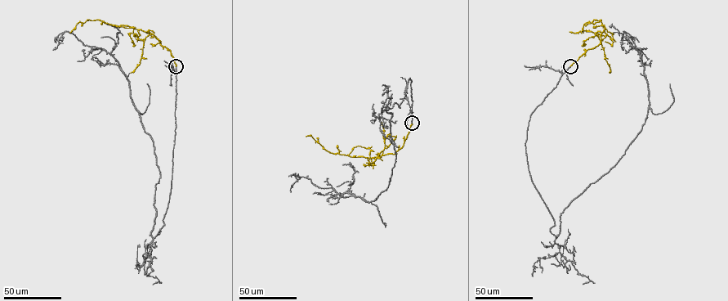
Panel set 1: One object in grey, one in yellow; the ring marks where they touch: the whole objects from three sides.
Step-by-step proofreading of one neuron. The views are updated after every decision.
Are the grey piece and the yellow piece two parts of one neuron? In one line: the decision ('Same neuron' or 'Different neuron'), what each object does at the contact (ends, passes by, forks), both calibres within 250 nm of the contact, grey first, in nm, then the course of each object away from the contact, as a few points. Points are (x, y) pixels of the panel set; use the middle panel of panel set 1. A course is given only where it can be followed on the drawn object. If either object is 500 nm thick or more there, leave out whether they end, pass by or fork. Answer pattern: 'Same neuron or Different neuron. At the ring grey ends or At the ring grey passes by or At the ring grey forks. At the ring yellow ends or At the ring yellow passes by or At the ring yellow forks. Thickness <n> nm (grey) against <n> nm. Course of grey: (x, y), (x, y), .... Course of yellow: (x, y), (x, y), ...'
Same neuron. At the ring grey ends. At the ring yellow ends. Thickness 300 nm (grey) against 360 nm. Course of grey: (411, 123), (409, 78), (399, 107), (386, 110), (395, 162), (375, 199), (290, 175). Course of yellow: (412, 123), (403, 146), (395, 153), (369, 158), (329, 152), (311, 136), (305, 136)

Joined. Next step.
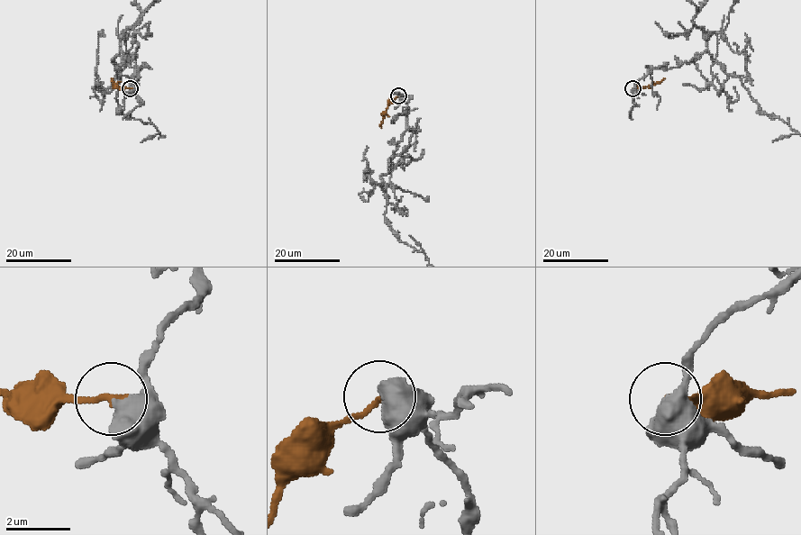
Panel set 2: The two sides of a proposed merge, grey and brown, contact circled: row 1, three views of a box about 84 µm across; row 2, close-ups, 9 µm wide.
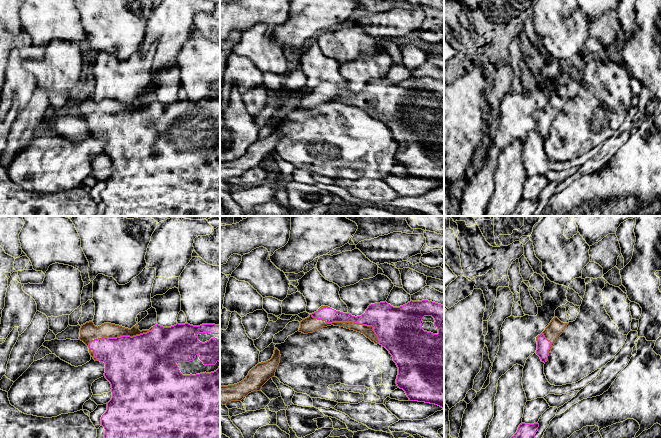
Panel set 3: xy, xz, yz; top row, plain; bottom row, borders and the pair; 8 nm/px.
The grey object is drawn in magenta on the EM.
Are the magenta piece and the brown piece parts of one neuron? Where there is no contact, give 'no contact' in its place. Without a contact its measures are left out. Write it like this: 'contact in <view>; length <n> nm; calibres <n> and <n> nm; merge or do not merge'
contact in xz; length 600 nm; calibres 200 and 80 nm; merge

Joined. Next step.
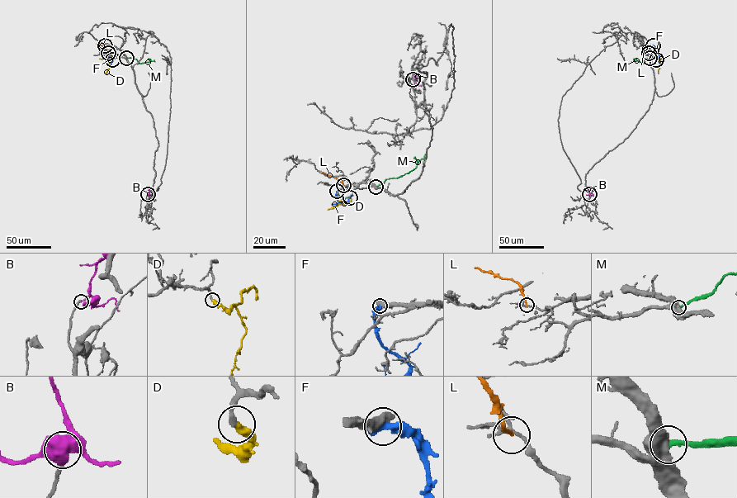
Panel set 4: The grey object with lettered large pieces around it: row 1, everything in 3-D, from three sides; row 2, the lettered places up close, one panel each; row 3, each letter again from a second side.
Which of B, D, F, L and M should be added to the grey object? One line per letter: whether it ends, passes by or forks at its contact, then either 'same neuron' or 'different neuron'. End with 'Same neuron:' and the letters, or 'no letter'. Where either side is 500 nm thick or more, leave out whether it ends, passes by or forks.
B: it ends; same neuron
D: it ends; same neuron
F: different neuron
L: it ends; different neuron
M: different neuron
Same neuron: B, D

